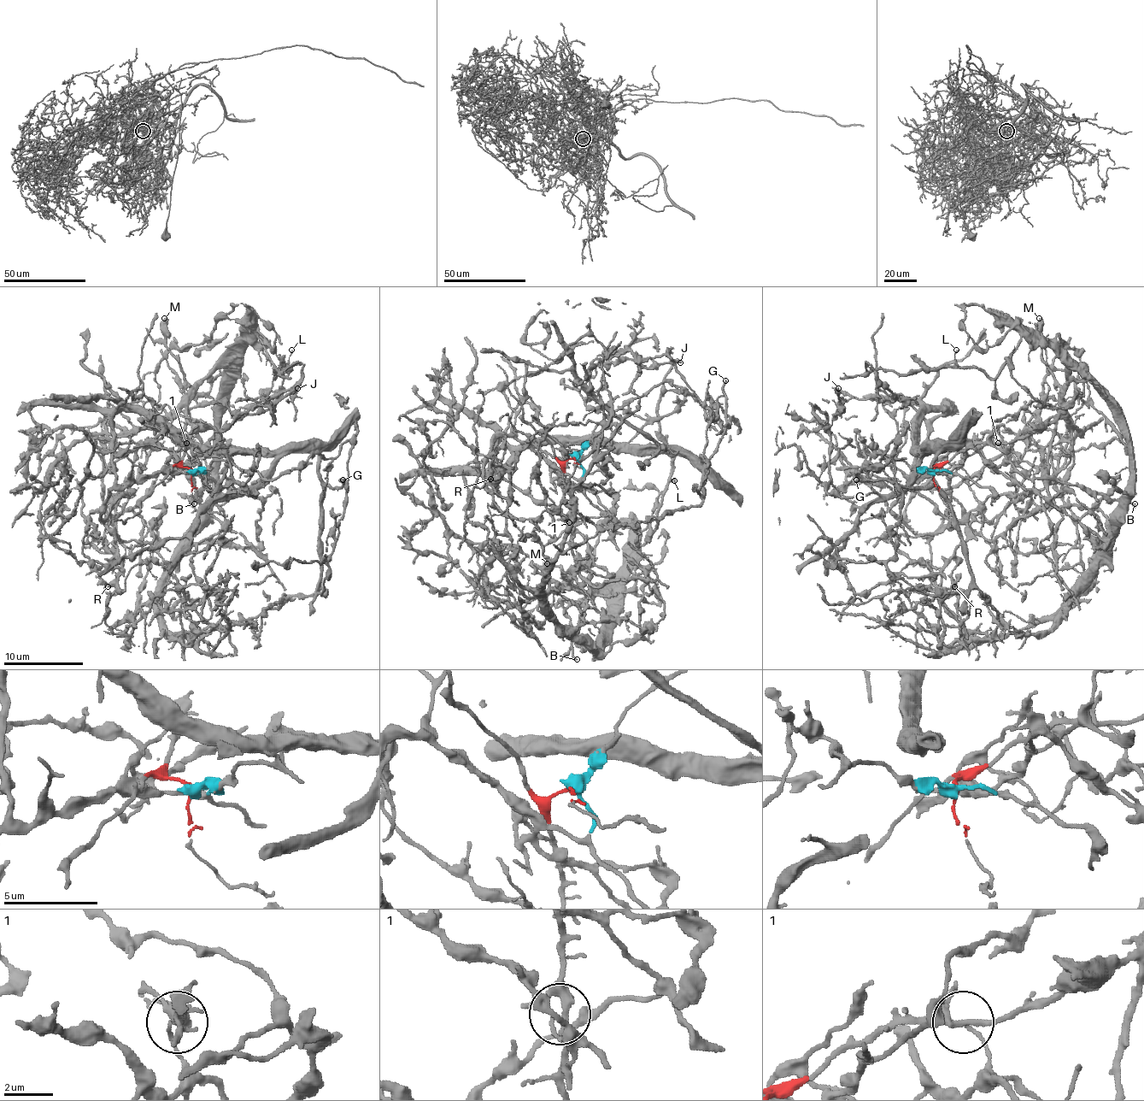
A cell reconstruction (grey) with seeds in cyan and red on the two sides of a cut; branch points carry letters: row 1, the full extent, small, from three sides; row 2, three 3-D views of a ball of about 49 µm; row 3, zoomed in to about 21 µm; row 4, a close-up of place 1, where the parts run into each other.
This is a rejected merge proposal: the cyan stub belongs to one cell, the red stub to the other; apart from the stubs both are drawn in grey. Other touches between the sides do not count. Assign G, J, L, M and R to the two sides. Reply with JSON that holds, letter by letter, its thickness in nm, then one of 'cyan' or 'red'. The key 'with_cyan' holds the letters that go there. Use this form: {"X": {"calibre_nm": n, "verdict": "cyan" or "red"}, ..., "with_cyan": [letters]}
{"G": {"calibre_nm": 220, "verdict": "cyan"}, "J": {"calibre_nm": 320, "verdict": "cyan"}, "L": {"calibre_nm": 110, "verdict": "red"}, "M": {"calibre_nm": 550, "verdict": "red"}, "R": {"calibre_nm": 440, "verdict": "cyan"}, "with_cyan": ["G", "J", "R"]}

